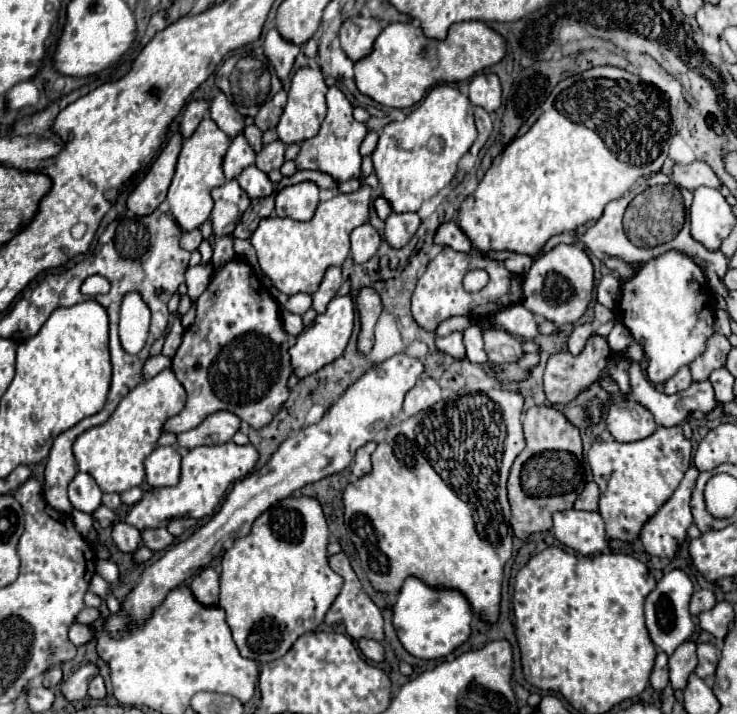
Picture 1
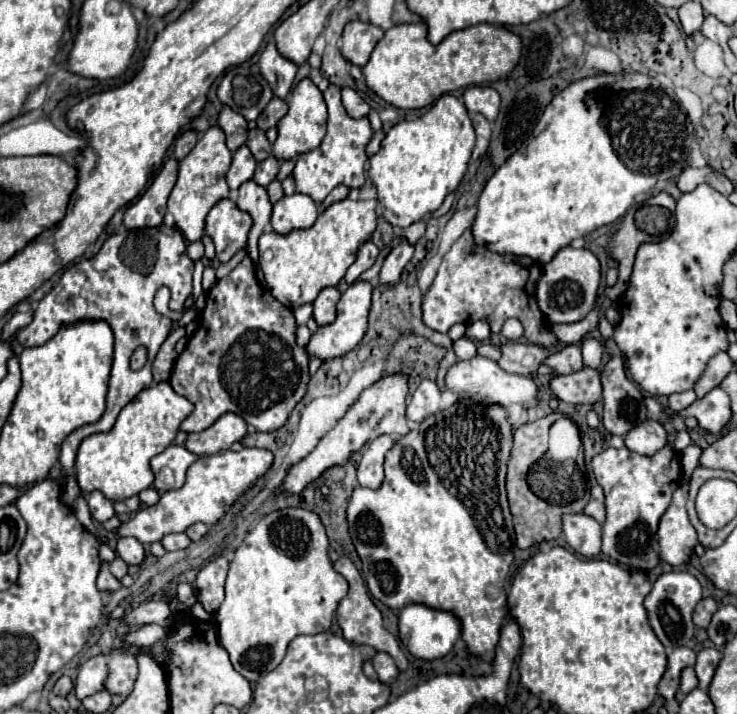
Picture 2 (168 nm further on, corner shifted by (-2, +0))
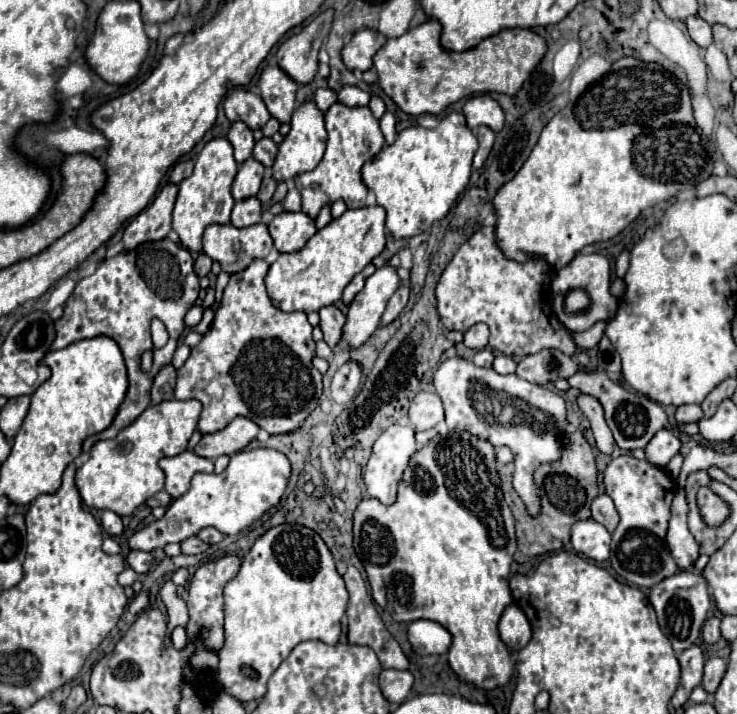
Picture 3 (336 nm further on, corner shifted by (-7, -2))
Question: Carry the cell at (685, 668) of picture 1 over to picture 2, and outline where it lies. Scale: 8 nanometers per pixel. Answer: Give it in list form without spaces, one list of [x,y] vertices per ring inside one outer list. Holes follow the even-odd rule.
[[[685,667],[683,671],[681,671],[681,691],[687,695],[691,689],[695,689],[697,687],[697,677],[695,677],[695,669],[693,667]]]

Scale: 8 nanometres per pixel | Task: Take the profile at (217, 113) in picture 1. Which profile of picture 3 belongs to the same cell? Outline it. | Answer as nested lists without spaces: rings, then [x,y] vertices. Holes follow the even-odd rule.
[[[240,121],[232,123],[230,133],[228,133],[228,141],[234,147],[234,159],[238,161],[238,165],[244,163],[248,157],[252,157],[254,137],[252,137],[252,131],[244,123],[240,123]]]

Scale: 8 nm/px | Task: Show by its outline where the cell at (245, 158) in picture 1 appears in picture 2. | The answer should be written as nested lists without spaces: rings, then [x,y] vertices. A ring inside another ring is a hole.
[[[241,145],[235,153],[233,153],[233,163],[231,163],[231,169],[227,173],[227,185],[231,189],[231,193],[235,195],[239,185],[249,181],[253,177],[253,171],[255,171],[255,157],[251,155],[249,147],[247,145]]]

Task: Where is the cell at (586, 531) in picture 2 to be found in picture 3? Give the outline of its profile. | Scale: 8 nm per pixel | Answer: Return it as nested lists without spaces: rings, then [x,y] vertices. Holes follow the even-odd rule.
[[[594,519],[576,521],[571,527],[572,547],[588,559],[602,563],[610,557],[610,533]]]

